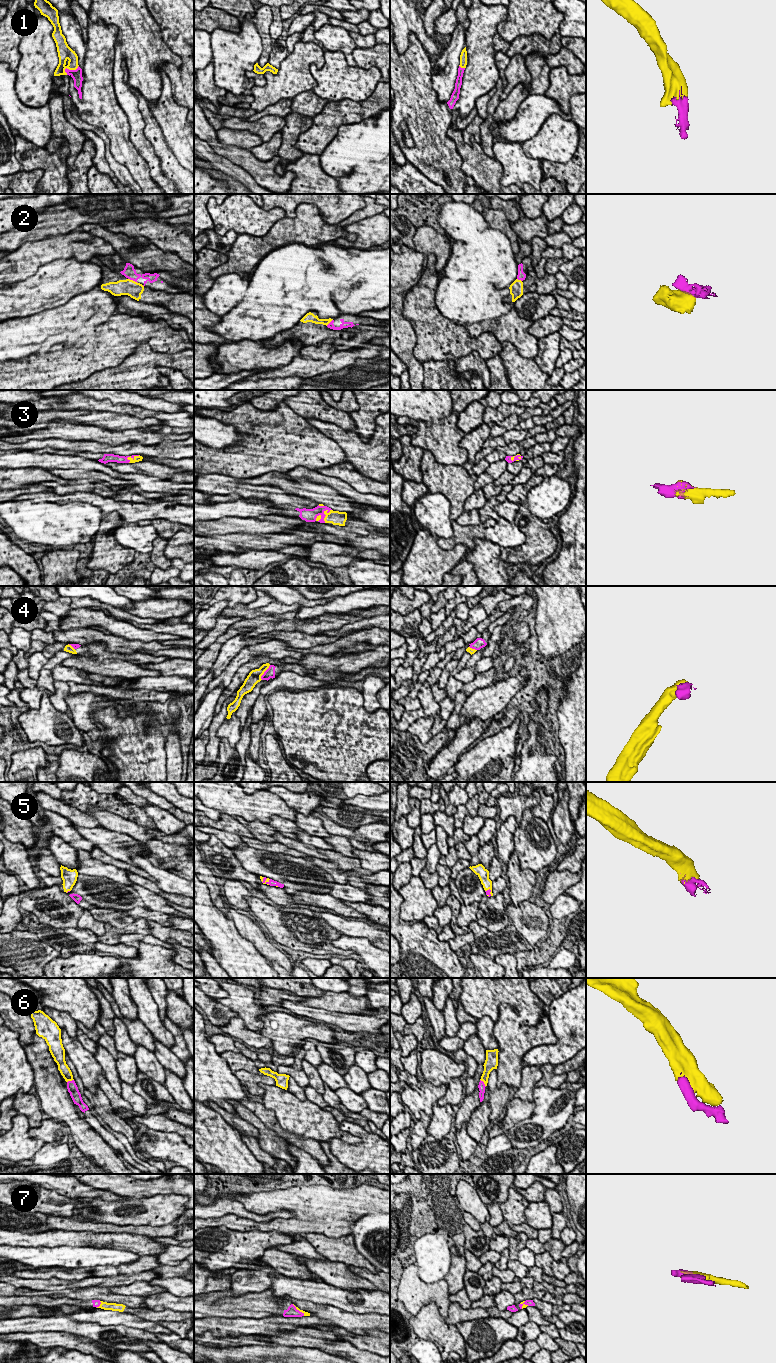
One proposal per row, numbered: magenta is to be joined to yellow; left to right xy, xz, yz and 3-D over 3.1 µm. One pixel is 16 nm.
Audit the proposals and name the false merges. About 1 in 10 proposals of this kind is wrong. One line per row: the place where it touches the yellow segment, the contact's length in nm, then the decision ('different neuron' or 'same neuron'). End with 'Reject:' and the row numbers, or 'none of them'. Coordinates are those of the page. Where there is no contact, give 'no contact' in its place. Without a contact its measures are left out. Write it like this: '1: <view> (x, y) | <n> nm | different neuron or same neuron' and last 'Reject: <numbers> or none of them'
1: xy (71, 69) | 260 nm | same neuron
2: xy (132, 280) | 180 nm | different neuron
3: xz (324, 513) | 260 nm | same neuron
4: xz (264, 671) | 280 nm | same neuron
5: xz (266, 881) | 160 nm | same neuron
6: yz (484, 1083) | 150 nm | same neuron
7: xz (298, 1309) | 280 nm | same neuron
Reject: 2

